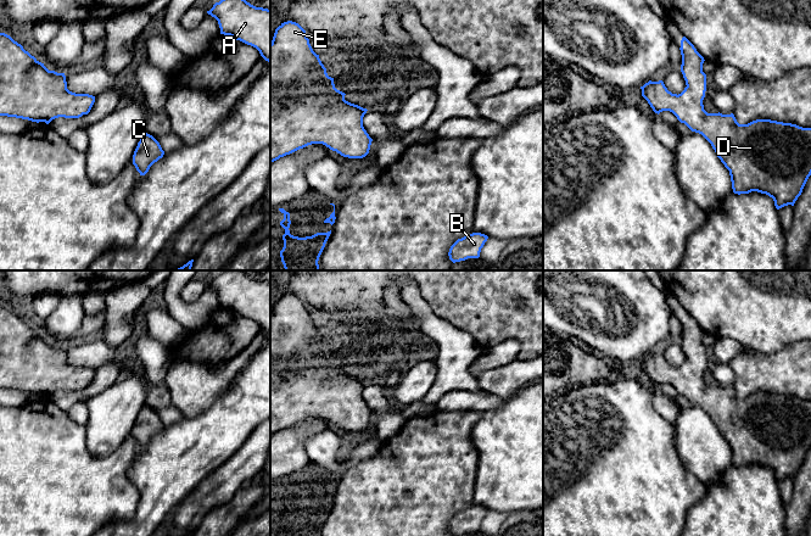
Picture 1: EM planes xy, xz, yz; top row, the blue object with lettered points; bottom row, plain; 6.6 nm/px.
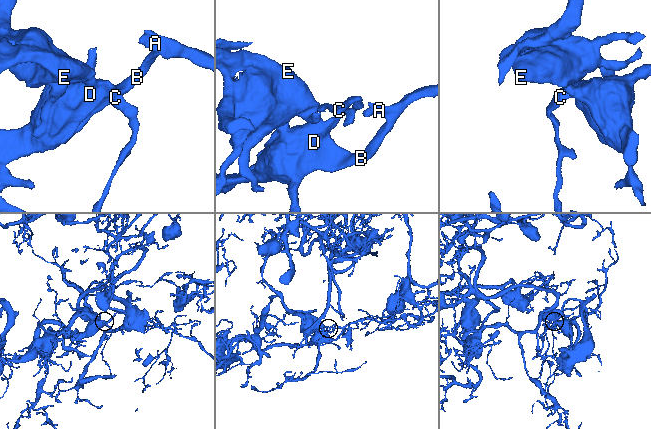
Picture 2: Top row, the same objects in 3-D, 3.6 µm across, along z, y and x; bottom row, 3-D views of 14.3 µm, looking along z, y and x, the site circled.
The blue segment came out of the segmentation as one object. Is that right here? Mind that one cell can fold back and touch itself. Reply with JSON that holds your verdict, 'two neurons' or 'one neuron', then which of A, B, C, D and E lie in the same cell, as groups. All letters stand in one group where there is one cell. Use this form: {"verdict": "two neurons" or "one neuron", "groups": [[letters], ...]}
{"verdict": "one neuron", "groups": [["A", "B", "C", "D", "E"]]}

